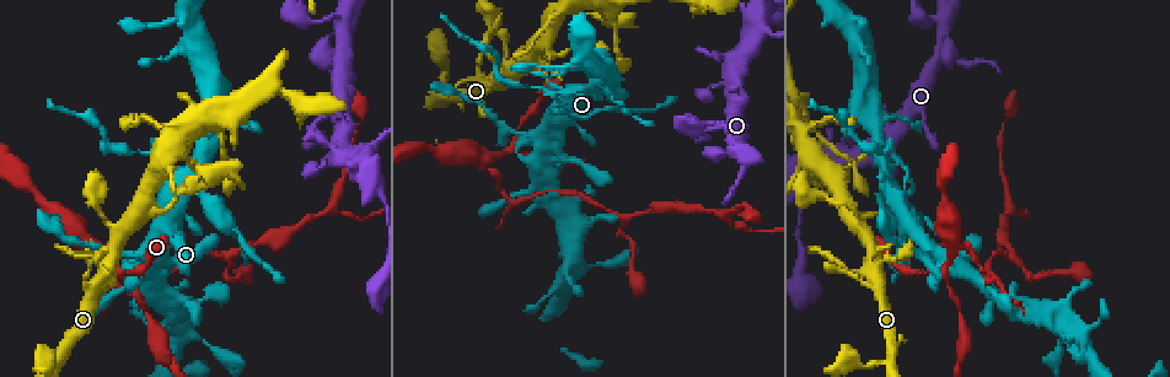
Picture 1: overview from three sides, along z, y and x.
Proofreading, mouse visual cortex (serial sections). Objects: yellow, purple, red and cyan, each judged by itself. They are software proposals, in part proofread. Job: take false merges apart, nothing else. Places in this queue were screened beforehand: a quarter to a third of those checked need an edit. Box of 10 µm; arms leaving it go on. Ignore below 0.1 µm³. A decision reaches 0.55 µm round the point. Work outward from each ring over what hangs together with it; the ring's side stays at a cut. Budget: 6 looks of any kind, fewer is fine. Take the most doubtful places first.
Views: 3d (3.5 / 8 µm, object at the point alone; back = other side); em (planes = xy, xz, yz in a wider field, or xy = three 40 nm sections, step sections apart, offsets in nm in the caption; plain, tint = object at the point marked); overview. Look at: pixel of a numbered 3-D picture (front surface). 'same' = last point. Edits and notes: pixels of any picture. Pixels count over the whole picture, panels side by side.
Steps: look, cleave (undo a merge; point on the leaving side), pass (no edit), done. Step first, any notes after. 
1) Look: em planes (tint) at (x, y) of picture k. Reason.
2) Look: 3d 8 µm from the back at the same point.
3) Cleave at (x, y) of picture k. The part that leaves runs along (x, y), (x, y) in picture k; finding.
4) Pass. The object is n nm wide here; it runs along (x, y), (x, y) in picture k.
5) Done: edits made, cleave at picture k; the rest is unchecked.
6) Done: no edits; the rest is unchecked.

Look: 3d 3.5 µm from the back at (902, 163) of picture 1. Calibre changes.

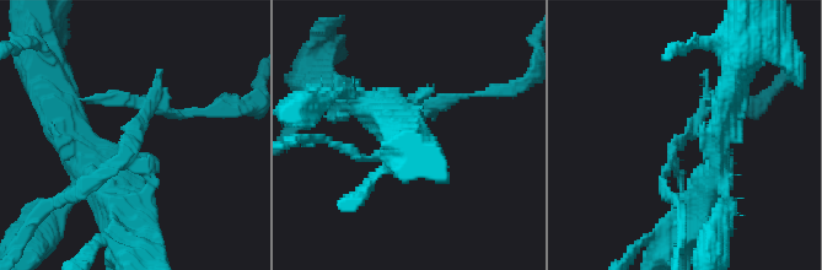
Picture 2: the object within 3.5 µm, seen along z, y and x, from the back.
Look: em xy step 3 (tint) at (683, 139) of picture 2.

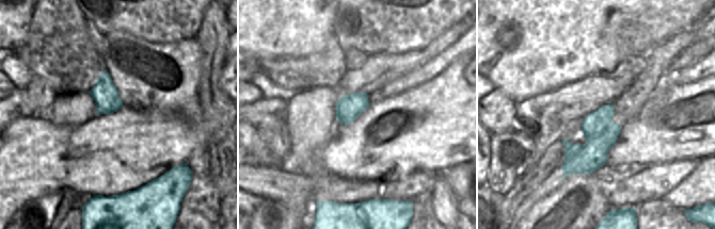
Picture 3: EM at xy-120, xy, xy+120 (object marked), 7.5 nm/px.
Look: em xy step 2 (tint) at the same point. Another direction.

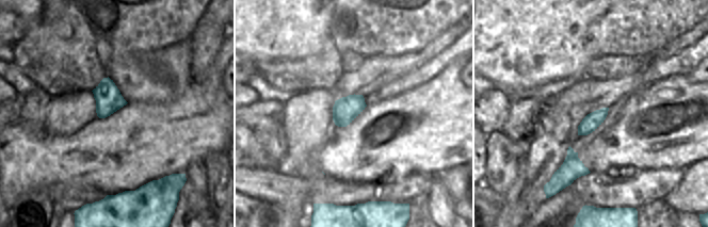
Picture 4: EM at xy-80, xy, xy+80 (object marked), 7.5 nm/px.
Cleave at (698, 117) of picture 2. The arms are 150, 200 nm wide; the part that leaves runs along (132, 156), (150, 107), (195, 114) in picture 2; a second cell is stuck on.

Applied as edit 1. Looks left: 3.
Look: 3d 3.5 µm at (586, 12) of picture 1. A narrow waist.

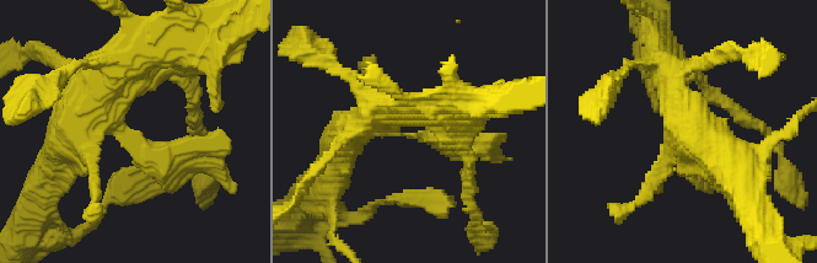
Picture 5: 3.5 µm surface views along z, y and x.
Look: em planes (tint) at (410, 133) of picture 5. Shape alone is not enough.

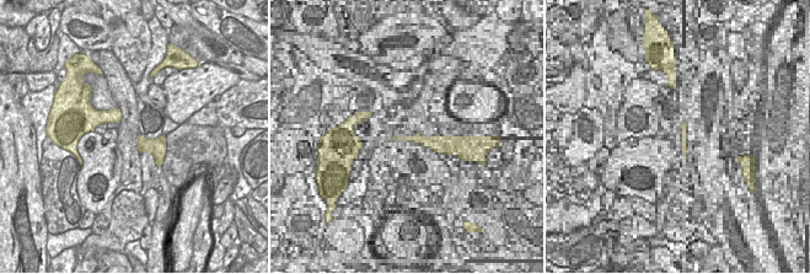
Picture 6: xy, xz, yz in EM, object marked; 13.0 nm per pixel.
Look: em xy step 5 (tint) at the same point.

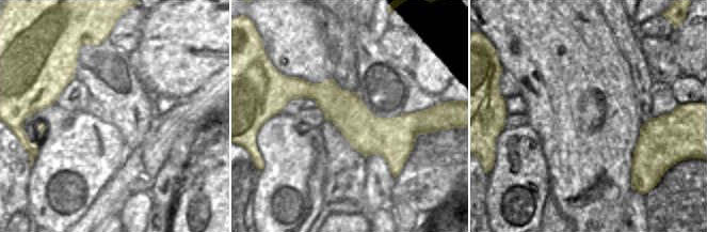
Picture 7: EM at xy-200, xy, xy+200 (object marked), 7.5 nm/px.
Pass. It runs along (70, 123), (207, 154) in picture 5; all the same cell.

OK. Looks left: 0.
Done: edits made, cleave at picture 2; the rest is unchecked.

